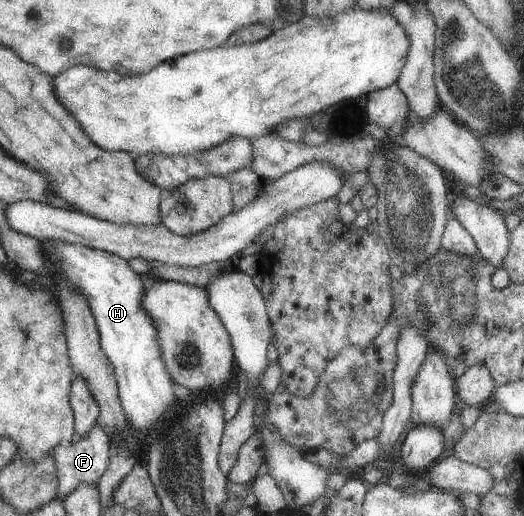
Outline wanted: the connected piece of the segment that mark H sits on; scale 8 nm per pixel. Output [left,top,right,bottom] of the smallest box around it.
[41,239,180,434]

